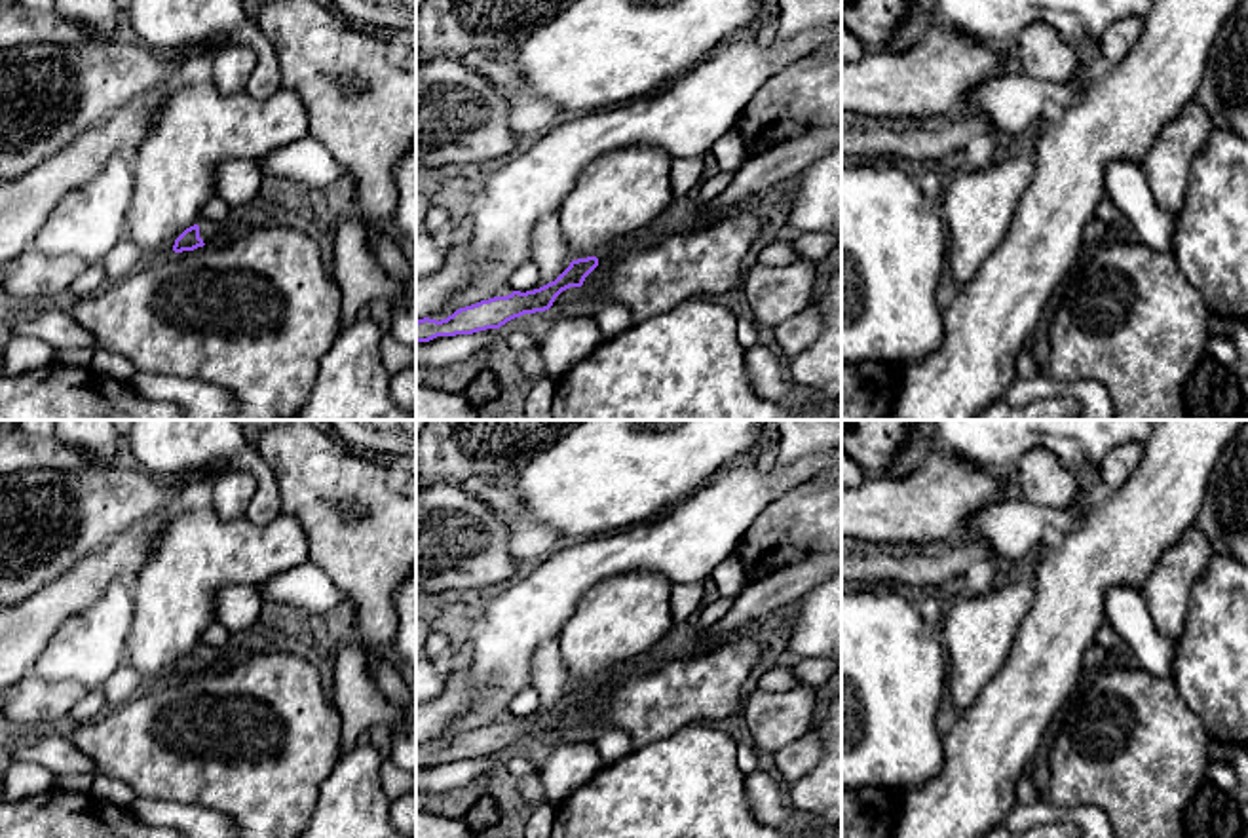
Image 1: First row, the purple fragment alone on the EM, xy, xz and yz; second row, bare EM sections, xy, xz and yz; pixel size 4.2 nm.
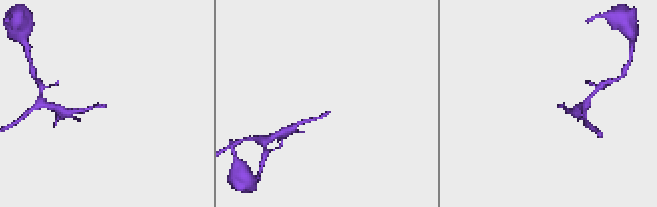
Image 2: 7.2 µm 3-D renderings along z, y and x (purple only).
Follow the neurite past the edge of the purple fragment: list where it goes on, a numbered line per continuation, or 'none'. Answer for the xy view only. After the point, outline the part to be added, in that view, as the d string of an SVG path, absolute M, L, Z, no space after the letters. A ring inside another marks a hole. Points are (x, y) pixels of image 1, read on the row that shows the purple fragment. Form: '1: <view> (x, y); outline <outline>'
1: xy (208, 228); outline M199 220L198 226L199 226L199 238L203 239L203 243L211 245L220 224L211 220Z

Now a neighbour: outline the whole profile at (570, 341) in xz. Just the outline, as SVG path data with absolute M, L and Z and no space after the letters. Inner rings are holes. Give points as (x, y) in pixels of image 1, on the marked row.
M595 315L557 321L539 340L547 376L560 378L574 365L589 357L604 336Z

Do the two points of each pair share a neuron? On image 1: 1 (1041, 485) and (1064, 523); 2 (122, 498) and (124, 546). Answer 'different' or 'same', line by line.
1: different
2: different

